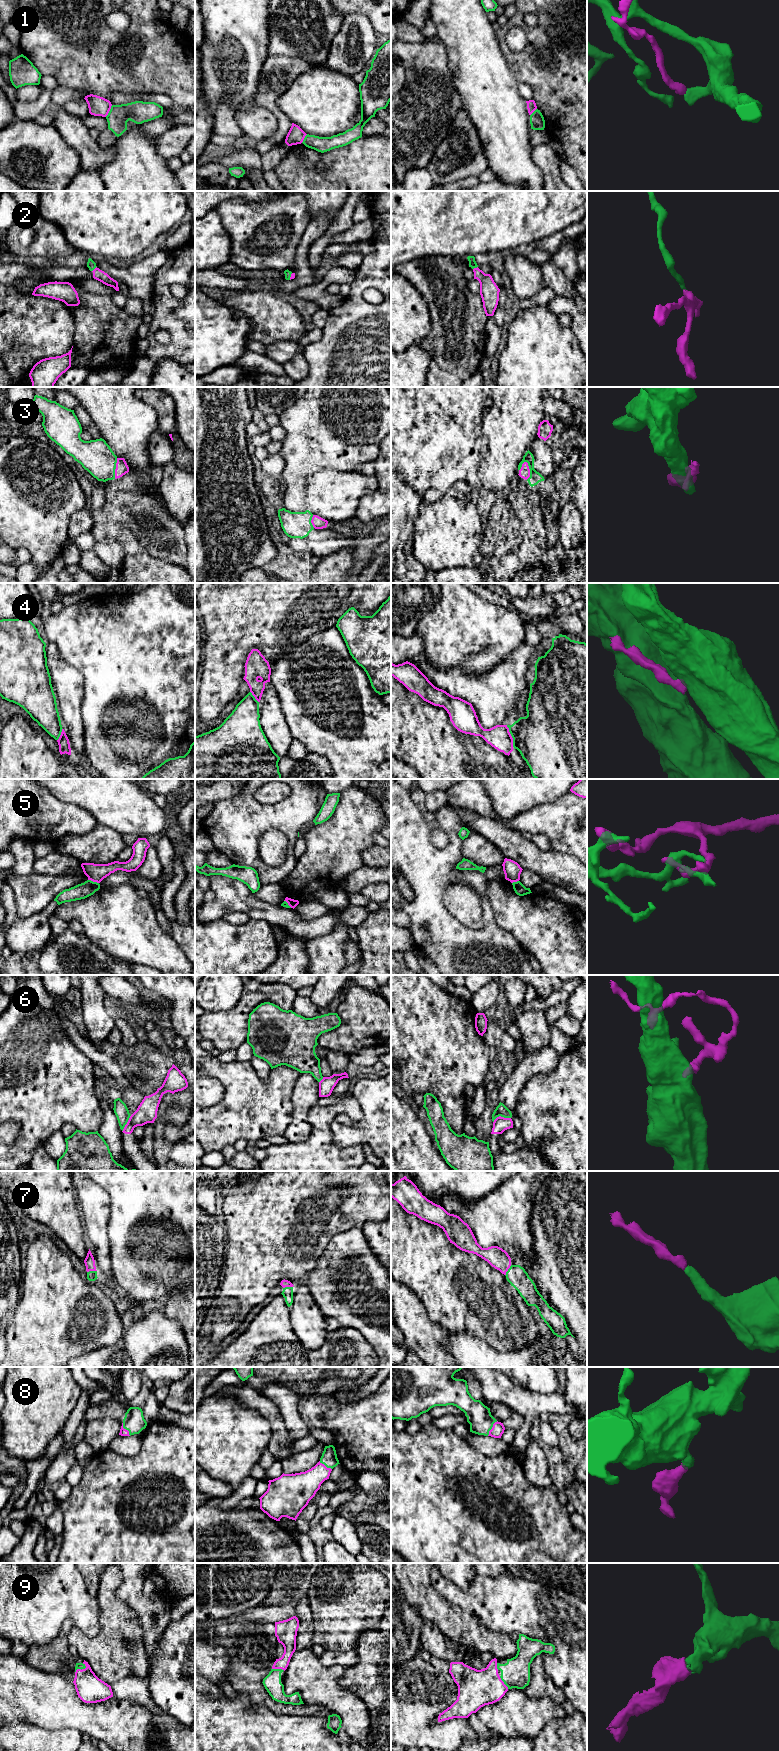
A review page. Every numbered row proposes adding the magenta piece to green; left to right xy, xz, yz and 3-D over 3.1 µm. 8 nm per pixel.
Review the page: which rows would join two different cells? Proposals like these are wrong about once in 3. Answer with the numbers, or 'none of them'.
1, 4, 5, 6

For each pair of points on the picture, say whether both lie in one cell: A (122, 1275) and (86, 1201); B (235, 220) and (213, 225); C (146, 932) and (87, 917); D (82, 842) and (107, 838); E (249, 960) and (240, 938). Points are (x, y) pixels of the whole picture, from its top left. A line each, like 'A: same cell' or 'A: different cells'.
A: different cells
B: different cells
C: same cell
D: same cell
E: same cell

